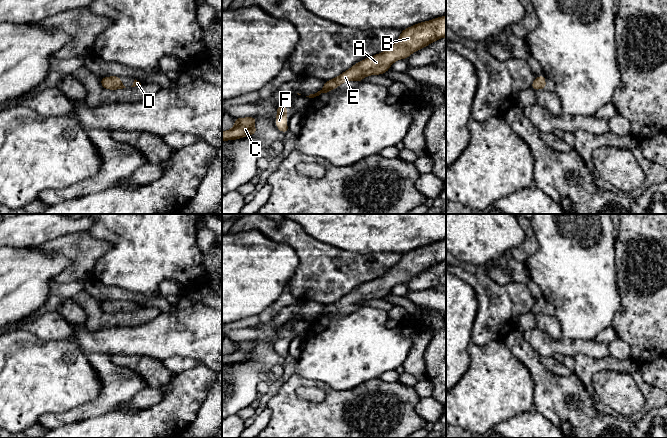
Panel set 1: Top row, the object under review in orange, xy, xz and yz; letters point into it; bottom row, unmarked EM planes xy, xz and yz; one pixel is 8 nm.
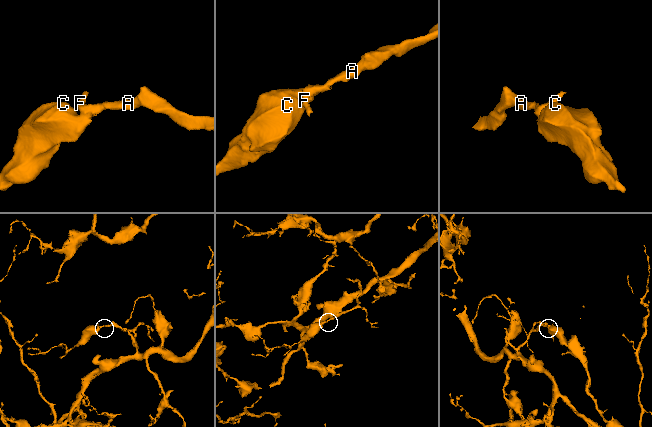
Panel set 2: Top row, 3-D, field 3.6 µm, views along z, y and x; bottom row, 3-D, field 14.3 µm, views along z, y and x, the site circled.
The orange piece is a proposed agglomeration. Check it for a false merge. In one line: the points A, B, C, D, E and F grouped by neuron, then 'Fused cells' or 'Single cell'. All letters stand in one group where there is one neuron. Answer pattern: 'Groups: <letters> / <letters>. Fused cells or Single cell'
Groups: A B C D E F. Single cell

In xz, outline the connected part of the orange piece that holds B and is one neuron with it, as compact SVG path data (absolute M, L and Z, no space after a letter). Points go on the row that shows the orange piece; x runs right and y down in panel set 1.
M446 15L402 30L399 39L384 52L359 61L339 76L325 81L323 88L309 98L327 93L347 81L358 81L370 75L380 75L389 71L397 60L407 59L412 53L428 46L436 40L446 37Z

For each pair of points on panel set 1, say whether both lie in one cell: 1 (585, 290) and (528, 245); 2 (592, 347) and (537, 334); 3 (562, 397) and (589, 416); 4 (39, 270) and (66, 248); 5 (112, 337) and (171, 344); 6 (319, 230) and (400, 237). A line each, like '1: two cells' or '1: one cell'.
1: two cells
2: one cell
3: one cell
4: two cells
5: one cell
6: one cell

